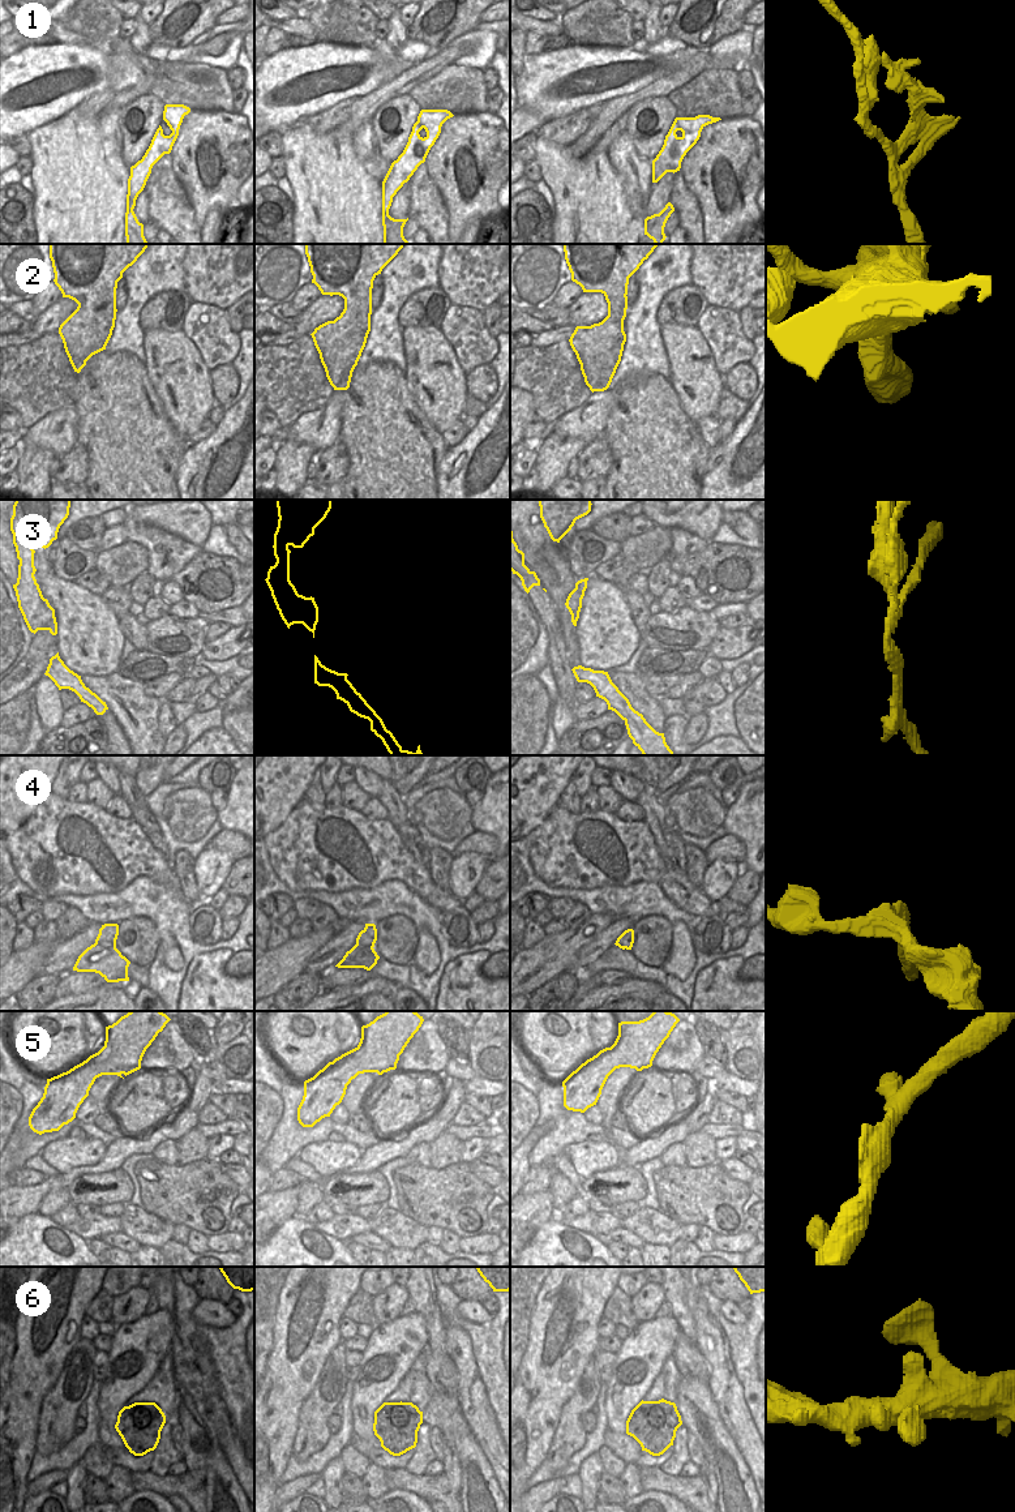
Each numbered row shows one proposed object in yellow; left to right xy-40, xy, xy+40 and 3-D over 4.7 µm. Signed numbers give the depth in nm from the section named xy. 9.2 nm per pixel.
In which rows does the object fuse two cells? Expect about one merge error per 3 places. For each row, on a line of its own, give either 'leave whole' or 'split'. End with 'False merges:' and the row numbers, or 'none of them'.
1: leave whole
2: leave whole
3: split
4: split
5: leave whole
6: leave whole
False merges: 3, 4

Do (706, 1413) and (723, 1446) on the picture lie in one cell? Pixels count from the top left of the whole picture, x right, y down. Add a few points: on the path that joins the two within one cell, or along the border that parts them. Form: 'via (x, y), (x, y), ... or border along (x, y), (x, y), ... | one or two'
via (707, 1421), (715, 1438) | one

